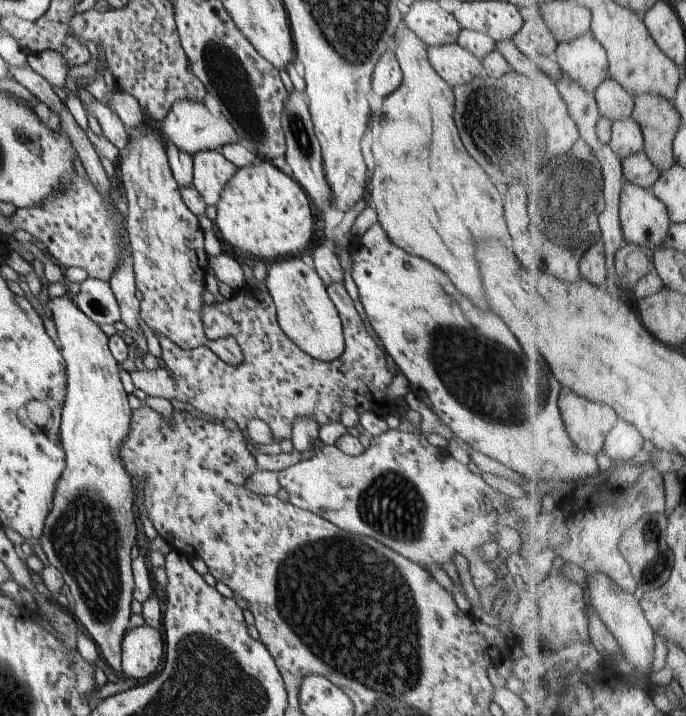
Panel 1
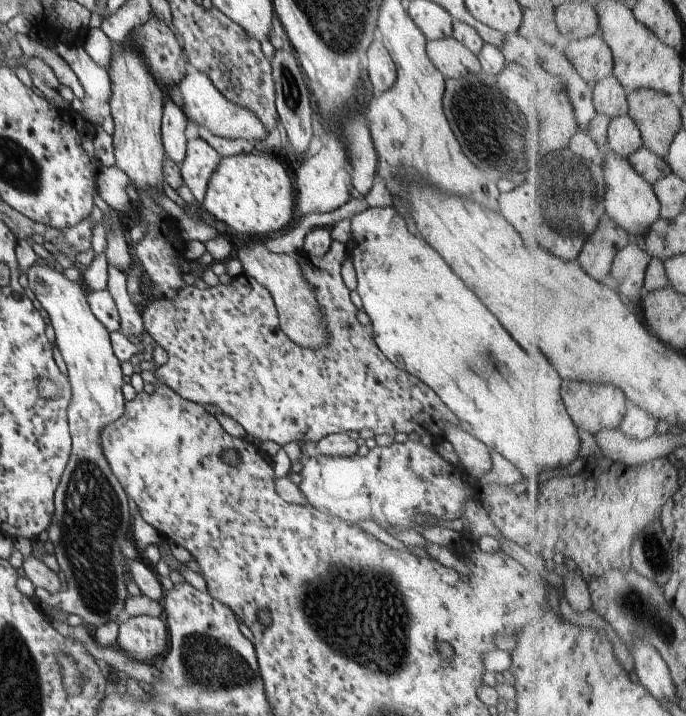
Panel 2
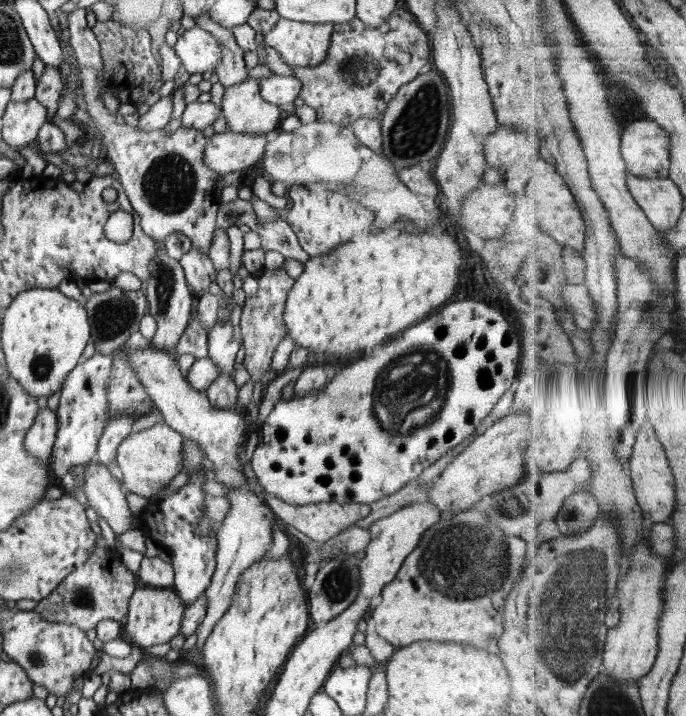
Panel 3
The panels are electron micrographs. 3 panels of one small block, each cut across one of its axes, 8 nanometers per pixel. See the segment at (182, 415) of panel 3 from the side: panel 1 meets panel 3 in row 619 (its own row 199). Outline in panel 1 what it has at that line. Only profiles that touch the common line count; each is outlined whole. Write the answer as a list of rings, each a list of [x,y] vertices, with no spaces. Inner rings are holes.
[[[206,150],[197,153],[193,158],[193,188],[202,196],[206,205],[217,206],[224,188],[239,170],[217,150]]]

